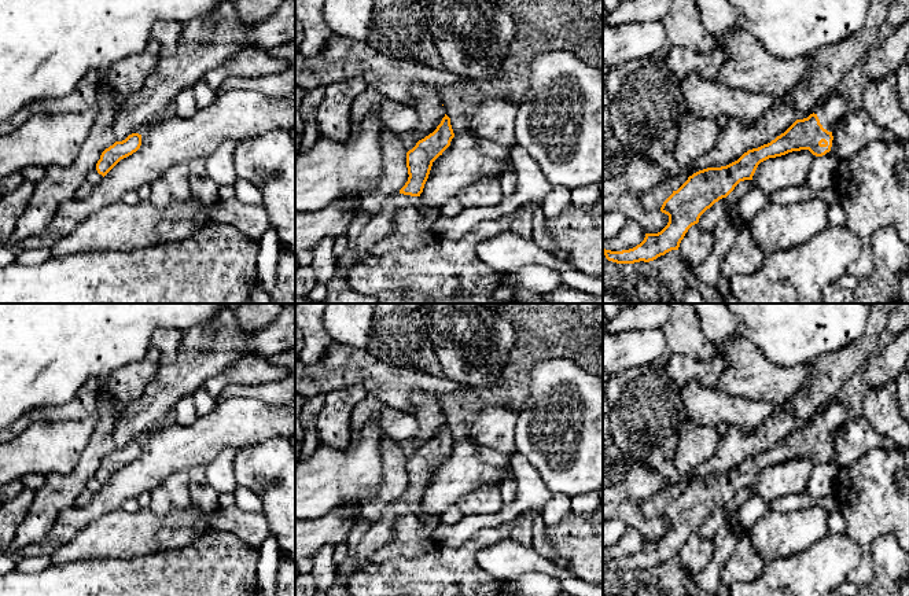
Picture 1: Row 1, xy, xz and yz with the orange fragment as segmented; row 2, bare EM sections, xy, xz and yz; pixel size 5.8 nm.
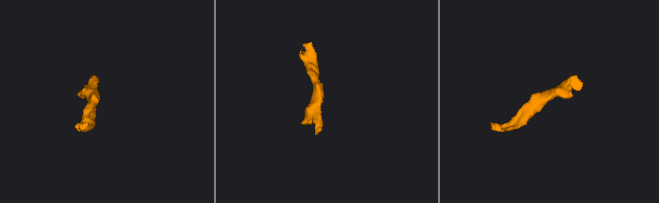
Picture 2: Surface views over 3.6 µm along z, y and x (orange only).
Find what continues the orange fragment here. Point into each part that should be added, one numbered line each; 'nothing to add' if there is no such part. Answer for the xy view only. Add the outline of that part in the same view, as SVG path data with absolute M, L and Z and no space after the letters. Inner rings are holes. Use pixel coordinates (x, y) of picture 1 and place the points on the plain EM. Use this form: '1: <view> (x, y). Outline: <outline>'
nothing to add

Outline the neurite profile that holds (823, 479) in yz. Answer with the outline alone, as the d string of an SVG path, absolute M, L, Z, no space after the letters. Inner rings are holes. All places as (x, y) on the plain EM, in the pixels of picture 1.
M829 463L814 464L807 486L802 493L812 497L835 494L839 470L838 466L831 466Z

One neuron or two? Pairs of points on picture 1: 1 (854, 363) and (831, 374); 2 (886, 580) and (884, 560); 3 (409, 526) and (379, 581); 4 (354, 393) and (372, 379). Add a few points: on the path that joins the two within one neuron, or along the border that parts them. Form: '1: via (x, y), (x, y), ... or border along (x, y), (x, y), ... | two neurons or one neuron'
1: via (849, 363), (836, 371) | one neuron
2: via (886, 576), (886, 565) | one neuron
3: border along (424, 552), (393, 556), (381, 563), (370, 562) | two neurons
4: border along (331, 392), (339, 387), (361, 385), (368, 393) | two neurons

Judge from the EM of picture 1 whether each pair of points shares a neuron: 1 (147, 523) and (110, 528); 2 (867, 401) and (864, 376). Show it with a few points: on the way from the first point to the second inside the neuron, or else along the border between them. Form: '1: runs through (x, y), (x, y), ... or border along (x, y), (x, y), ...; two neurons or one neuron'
1: runs through (137, 528), (120, 528); one neuron
2: border along (893, 381), (869, 387), (858, 394); two neurons

